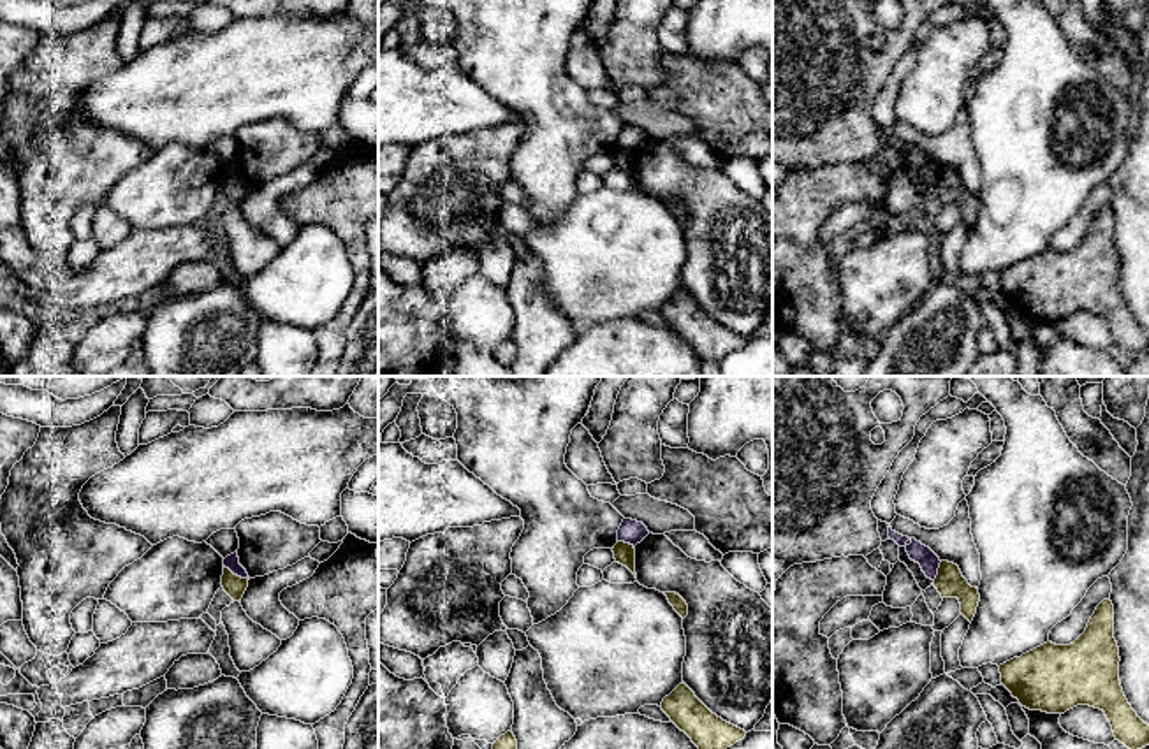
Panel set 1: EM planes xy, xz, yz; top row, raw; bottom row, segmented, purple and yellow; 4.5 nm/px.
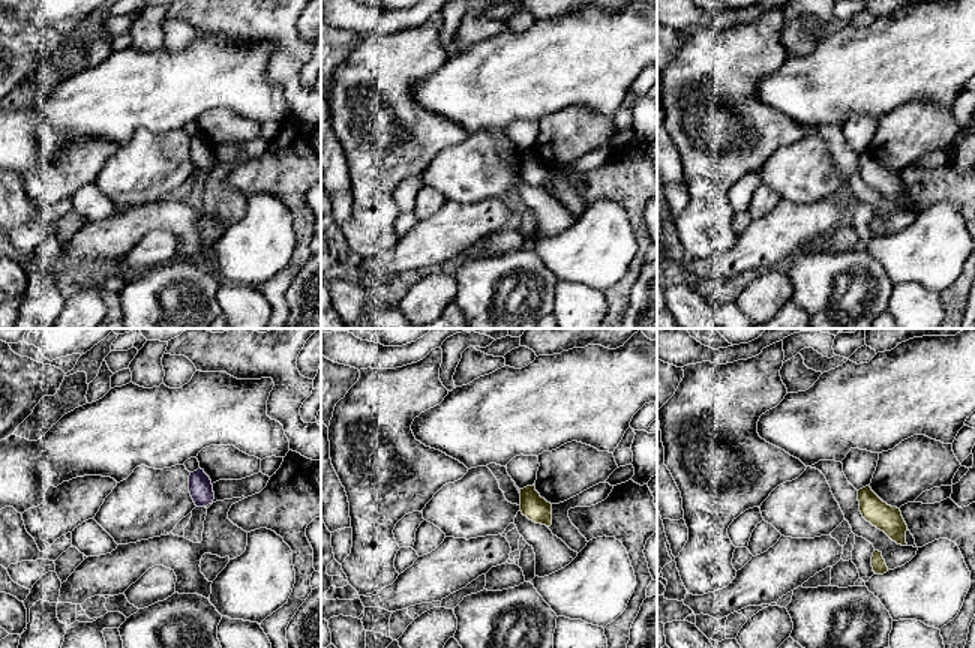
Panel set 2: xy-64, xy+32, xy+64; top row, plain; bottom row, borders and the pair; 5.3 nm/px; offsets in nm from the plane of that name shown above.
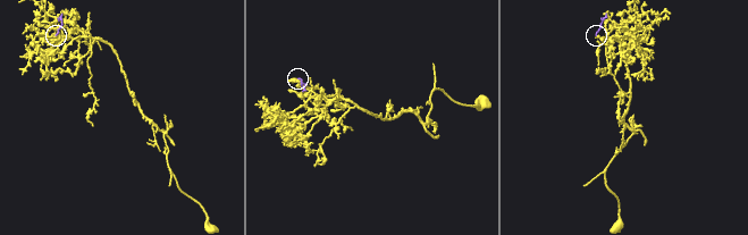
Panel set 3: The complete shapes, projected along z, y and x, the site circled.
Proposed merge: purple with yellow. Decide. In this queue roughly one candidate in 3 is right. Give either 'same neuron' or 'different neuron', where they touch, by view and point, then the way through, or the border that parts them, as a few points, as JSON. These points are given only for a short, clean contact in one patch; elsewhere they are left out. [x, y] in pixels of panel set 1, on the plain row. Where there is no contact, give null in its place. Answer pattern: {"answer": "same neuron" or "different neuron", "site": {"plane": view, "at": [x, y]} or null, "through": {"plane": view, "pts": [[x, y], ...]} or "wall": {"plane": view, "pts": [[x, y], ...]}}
{"answer": "different neuron", "site": {"plane": "xy", "at": [236, 180]}, "wall": {"plane": "xy", "pts": [[224, 171], [248, 185]]}}

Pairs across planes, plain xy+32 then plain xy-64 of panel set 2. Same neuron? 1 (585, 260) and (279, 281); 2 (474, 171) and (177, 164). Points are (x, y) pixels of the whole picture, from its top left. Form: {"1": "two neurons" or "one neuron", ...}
{"1": "two neurons", "2": "one neuron"}

